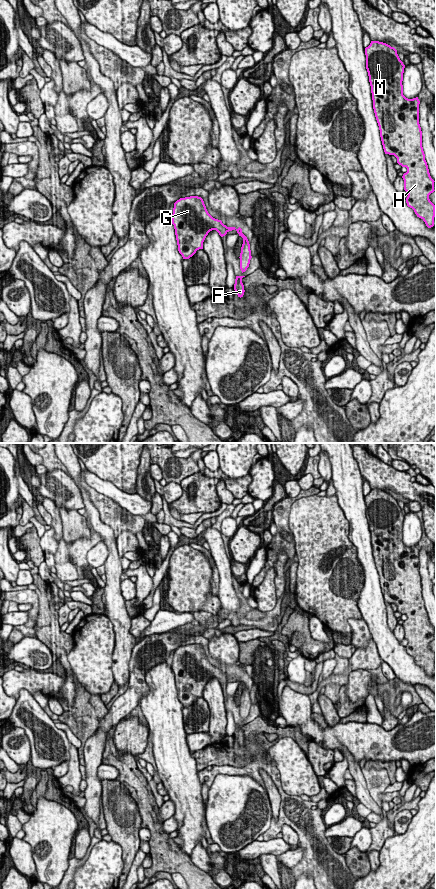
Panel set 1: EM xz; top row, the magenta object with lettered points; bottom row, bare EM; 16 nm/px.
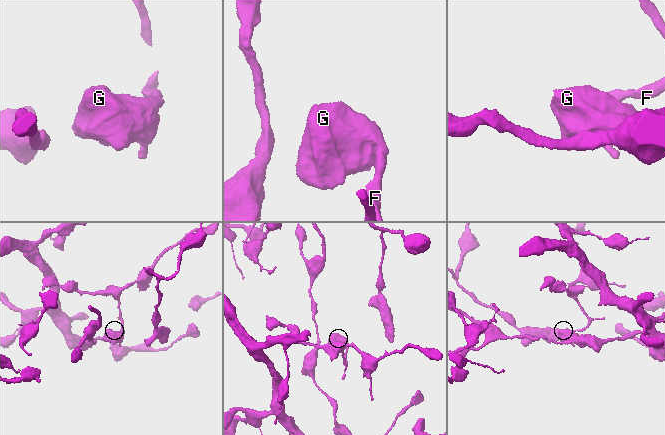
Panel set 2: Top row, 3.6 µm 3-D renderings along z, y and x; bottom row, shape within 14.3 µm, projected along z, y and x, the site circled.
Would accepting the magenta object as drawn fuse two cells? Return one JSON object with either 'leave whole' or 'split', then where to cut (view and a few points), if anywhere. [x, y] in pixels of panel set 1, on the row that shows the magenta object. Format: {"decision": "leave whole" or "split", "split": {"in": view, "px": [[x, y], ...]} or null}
{"decision": "leave whole", "split": null}

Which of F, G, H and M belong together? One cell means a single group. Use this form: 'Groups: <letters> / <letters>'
Groups: F G H M

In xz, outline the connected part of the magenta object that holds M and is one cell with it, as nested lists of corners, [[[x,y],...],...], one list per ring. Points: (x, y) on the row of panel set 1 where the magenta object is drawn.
[[[371,41],[365,48],[366,69],[371,86],[373,109],[380,130],[380,137],[385,154],[394,155],[397,163],[407,168],[403,174],[404,190],[408,193],[407,206],[412,208],[428,228],[434,226],[435,207],[429,195],[434,190],[434,180],[431,178],[425,154],[422,147],[422,131],[419,124],[418,97],[408,99],[403,95],[403,73],[405,65],[400,60],[397,50],[390,45]]]

